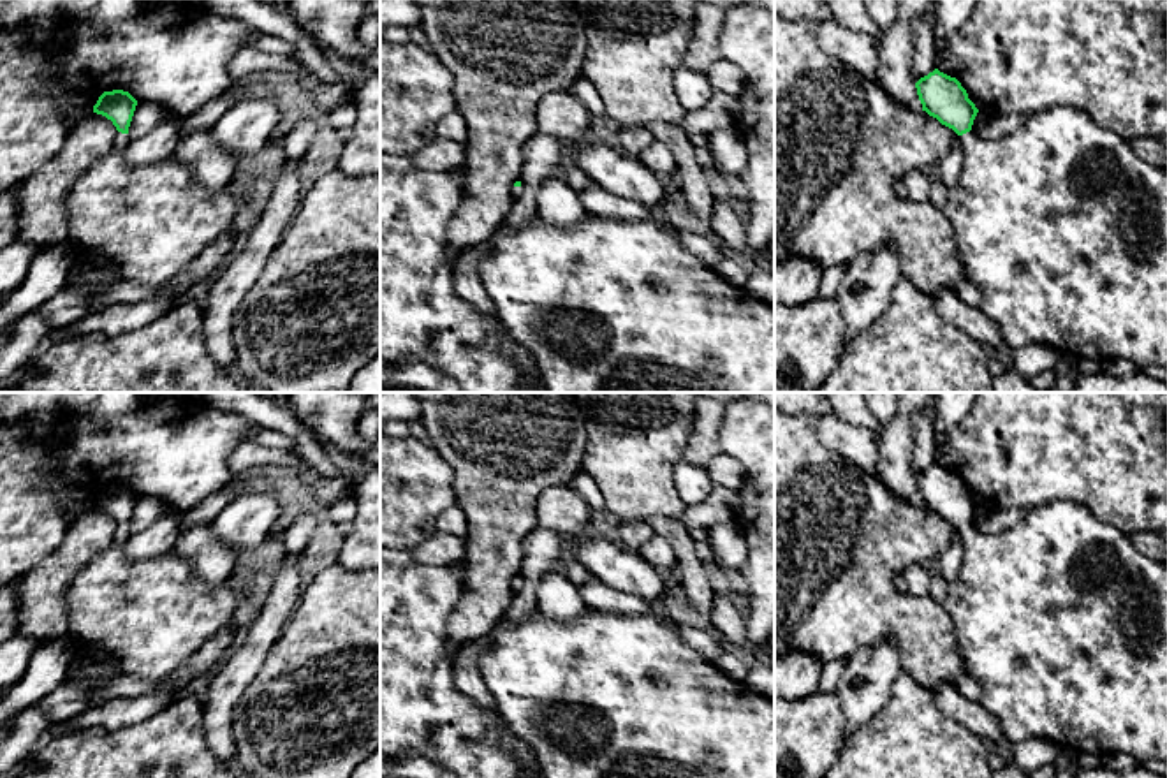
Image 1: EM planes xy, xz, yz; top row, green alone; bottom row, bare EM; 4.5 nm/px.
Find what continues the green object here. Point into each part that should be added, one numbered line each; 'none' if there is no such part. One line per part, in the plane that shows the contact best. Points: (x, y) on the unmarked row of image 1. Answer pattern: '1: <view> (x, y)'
1: yz (1064, 623)

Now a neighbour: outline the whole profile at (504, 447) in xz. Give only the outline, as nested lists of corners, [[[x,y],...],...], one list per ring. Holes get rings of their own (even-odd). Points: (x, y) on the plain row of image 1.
[[[414,393],[429,447],[452,468],[456,505],[466,516],[463,600],[449,618],[447,642],[452,651],[484,639],[509,611],[512,581],[521,572],[525,540],[537,526],[537,498],[549,486],[572,484],[586,451],[584,415],[574,393]]]

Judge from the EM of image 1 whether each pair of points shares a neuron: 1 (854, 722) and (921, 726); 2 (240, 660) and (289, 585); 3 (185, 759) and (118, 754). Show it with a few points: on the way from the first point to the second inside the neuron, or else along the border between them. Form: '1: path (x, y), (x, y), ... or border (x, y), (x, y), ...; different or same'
1: border (889, 687), (886, 703), (845, 745); different
2: path (257, 641), (280, 604); same
3: path (169, 759), (134, 759); same

